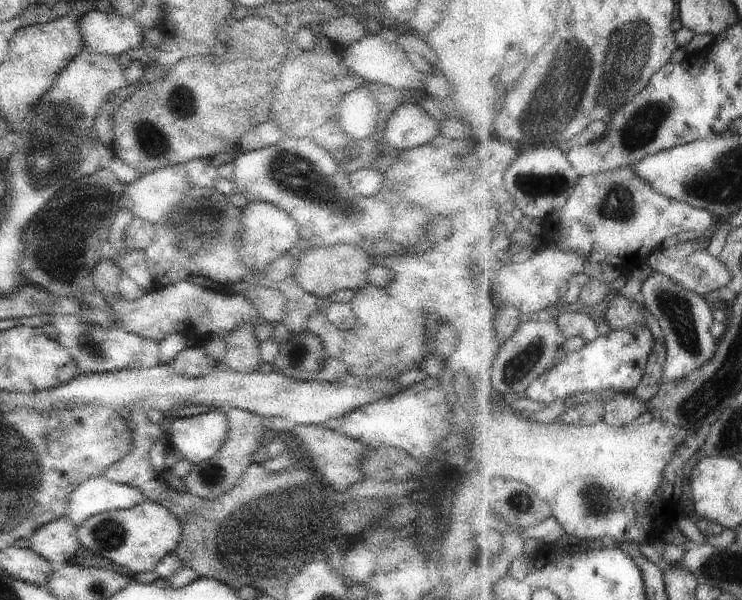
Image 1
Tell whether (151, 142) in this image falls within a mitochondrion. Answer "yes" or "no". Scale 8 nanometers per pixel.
yes

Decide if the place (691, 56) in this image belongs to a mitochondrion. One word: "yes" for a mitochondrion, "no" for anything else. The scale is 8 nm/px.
no

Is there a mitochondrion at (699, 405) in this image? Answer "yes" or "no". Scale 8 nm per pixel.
yes

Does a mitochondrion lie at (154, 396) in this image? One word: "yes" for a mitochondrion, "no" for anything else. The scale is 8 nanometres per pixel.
no

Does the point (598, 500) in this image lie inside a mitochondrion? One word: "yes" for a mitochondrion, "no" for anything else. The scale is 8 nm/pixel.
yes

